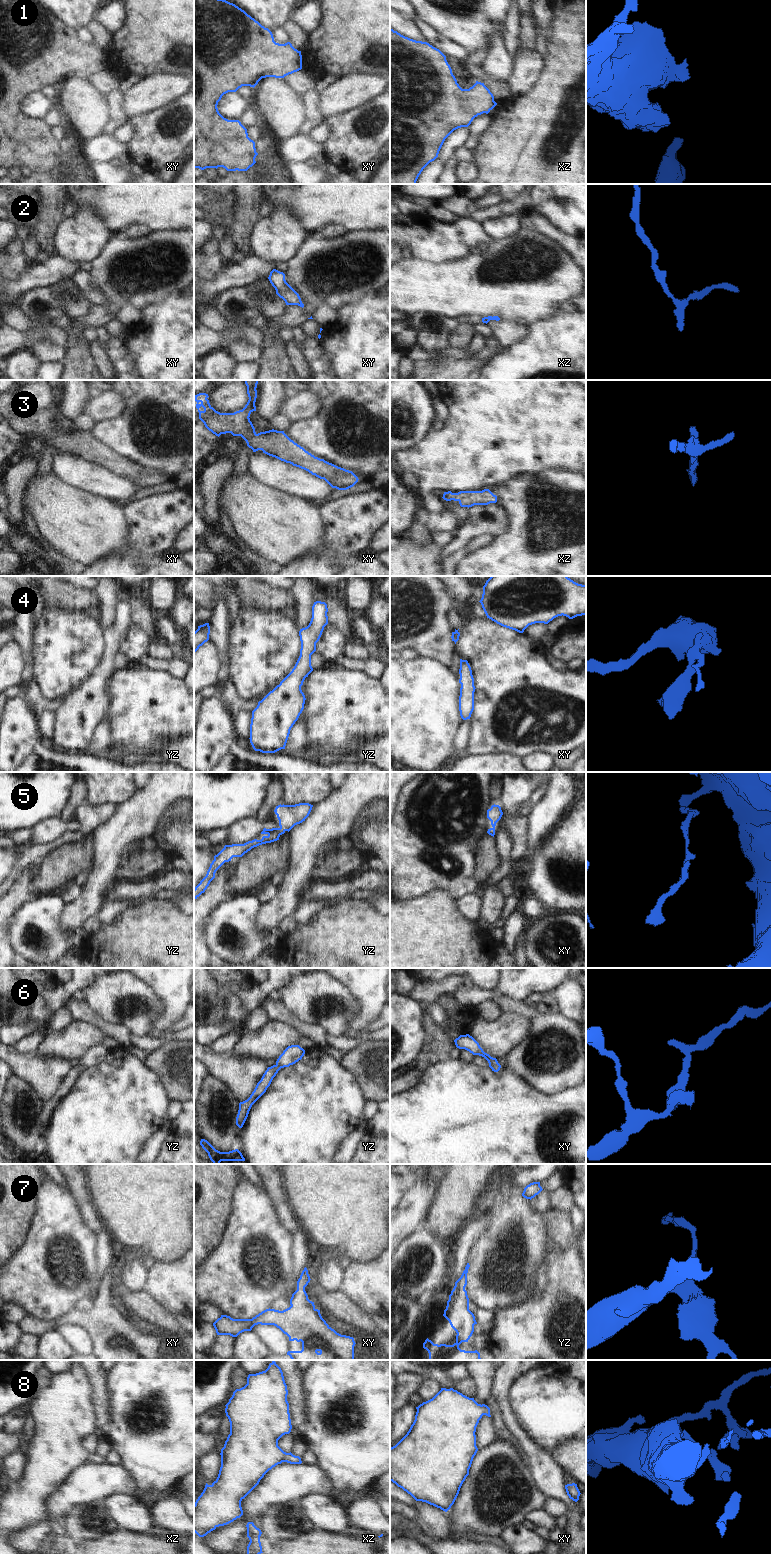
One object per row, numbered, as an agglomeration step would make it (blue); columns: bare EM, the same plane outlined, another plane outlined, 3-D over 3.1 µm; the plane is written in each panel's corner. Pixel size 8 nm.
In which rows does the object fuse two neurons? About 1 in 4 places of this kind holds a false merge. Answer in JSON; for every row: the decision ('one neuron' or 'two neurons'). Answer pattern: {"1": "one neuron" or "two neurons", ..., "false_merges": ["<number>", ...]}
{"1": "one neuron", "2": "one neuron", "3": "one neuron", "4": "one neuron", "5": "one neuron", "6": "one neuron", "7": "one neuron", "8": "one neuron", "false_merges": []}

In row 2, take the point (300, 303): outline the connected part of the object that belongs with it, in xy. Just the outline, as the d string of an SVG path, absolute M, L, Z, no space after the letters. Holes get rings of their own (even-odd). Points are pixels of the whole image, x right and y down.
M273 269L268 279L275 288L276 294L285 301L286 305L304 307L299 294L286 282L283 272Z

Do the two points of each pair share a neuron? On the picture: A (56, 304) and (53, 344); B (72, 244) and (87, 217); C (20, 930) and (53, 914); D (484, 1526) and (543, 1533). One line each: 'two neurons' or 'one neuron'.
A: one neuron
B: one neuron
C: one neuron
D: two neurons

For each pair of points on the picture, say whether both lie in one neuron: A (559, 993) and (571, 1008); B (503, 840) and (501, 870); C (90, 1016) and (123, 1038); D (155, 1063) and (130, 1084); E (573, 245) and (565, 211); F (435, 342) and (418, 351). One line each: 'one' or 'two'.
A: one
B: one
C: one
D: two
E: two
F: two

